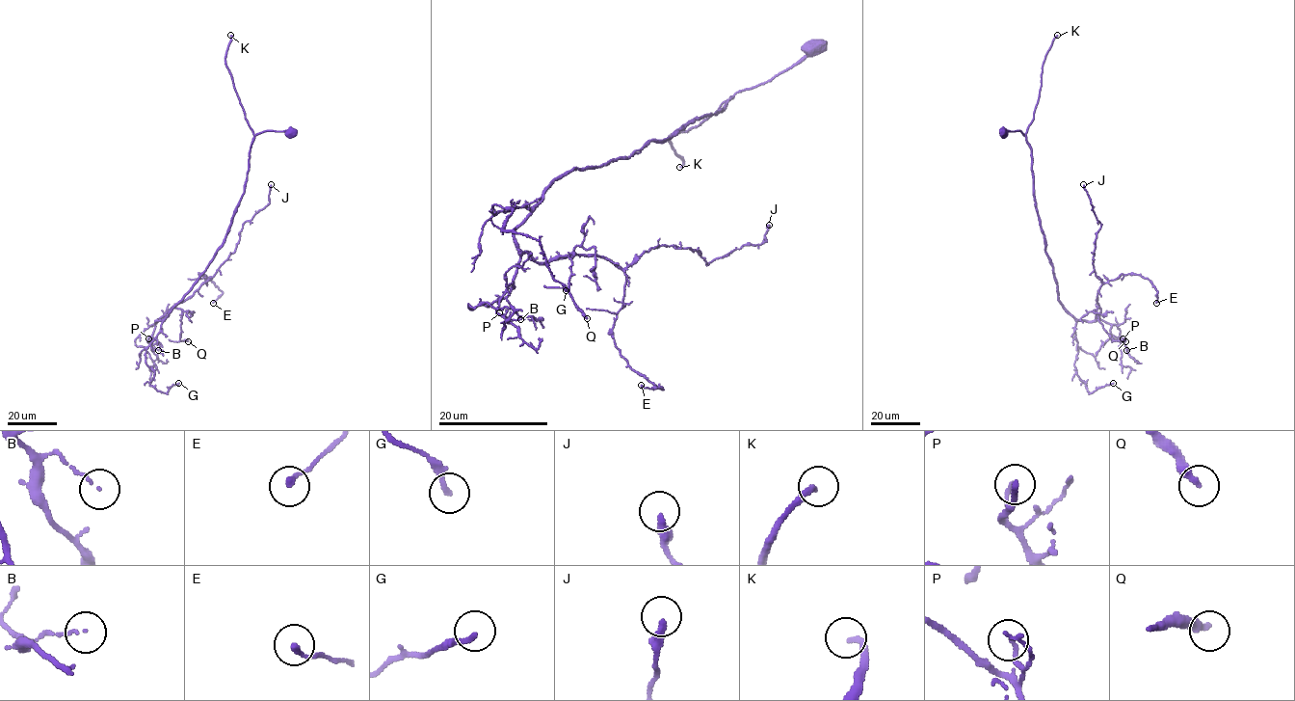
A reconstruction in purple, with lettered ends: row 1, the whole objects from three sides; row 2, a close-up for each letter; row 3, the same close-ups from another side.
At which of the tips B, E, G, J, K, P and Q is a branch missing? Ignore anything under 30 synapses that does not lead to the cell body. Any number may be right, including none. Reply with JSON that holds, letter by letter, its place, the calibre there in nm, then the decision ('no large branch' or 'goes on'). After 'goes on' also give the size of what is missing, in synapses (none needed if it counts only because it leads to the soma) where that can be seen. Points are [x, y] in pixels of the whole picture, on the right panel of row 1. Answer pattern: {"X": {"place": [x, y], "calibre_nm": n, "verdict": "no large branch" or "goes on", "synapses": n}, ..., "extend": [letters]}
{"B": {"place": [1126, 350], "calibre_nm": 70, "verdict": "no large branch"}, "E": {"place": [1156, 303], "calibre_nm": 200, "verdict": "no large branch"}, "G": {"place": [1113, 383], "calibre_nm": 180, "verdict": "no large branch"}, "J": {"place": [1083, 184], "calibre_nm": 300, "verdict": "no large branch"}, "K": {"place": [1057, 35], "calibre_nm": 200, "verdict": "goes on", "synapses": 170}, "P": {"place": [1123, 338], "calibre_nm": 130, "verdict": "no large branch"}, "Q": {"place": [1125, 341], "calibre_nm": 320, "verdict": "no large branch"}, "extend": ["K"]}

